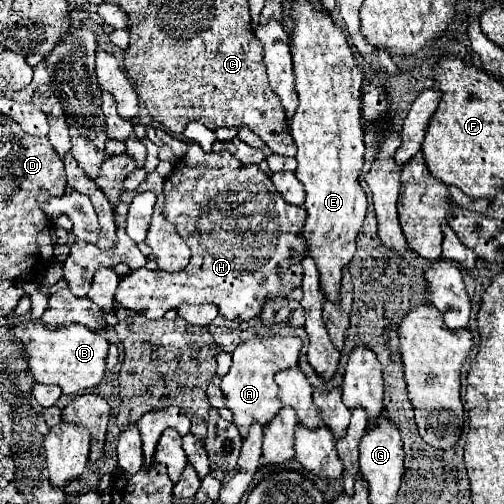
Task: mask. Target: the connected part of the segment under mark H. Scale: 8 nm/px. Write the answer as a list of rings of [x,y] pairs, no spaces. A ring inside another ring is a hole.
[[[189,143],[189,151],[179,159],[169,177],[165,177],[165,219],[175,227],[177,235],[189,245],[191,261],[179,273],[149,270],[145,267],[130,271],[119,279],[115,301],[125,307],[143,313],[147,319],[161,319],[169,309],[177,309],[181,303],[215,303],[219,313],[227,319],[247,321],[261,313],[263,301],[269,297],[287,297],[291,289],[301,285],[301,277],[295,275],[289,265],[295,253],[307,251],[303,237],[303,225],[307,211],[303,205],[287,203],[279,191],[275,191],[271,177],[257,165],[239,163],[229,151],[203,153],[199,145]]]

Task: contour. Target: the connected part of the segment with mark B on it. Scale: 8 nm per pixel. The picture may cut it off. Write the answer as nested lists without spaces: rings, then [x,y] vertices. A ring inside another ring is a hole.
[[[23,323],[13,327],[15,339],[19,339],[29,355],[29,369],[37,383],[55,383],[65,395],[77,395],[85,389],[97,387],[105,377],[105,359],[109,351],[109,341],[99,333],[83,325],[65,325],[59,331],[47,331],[43,323]]]

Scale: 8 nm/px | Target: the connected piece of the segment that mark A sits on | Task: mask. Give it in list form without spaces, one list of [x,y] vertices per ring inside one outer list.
[[[255,335],[237,345],[237,349],[233,351],[231,369],[225,377],[221,377],[221,389],[227,397],[227,407],[233,411],[235,425],[239,427],[241,437],[247,437],[253,421],[267,425],[281,409],[279,385],[275,383],[273,377],[277,371],[297,365],[299,351],[301,351],[301,339],[283,335],[269,335],[269,337]]]

